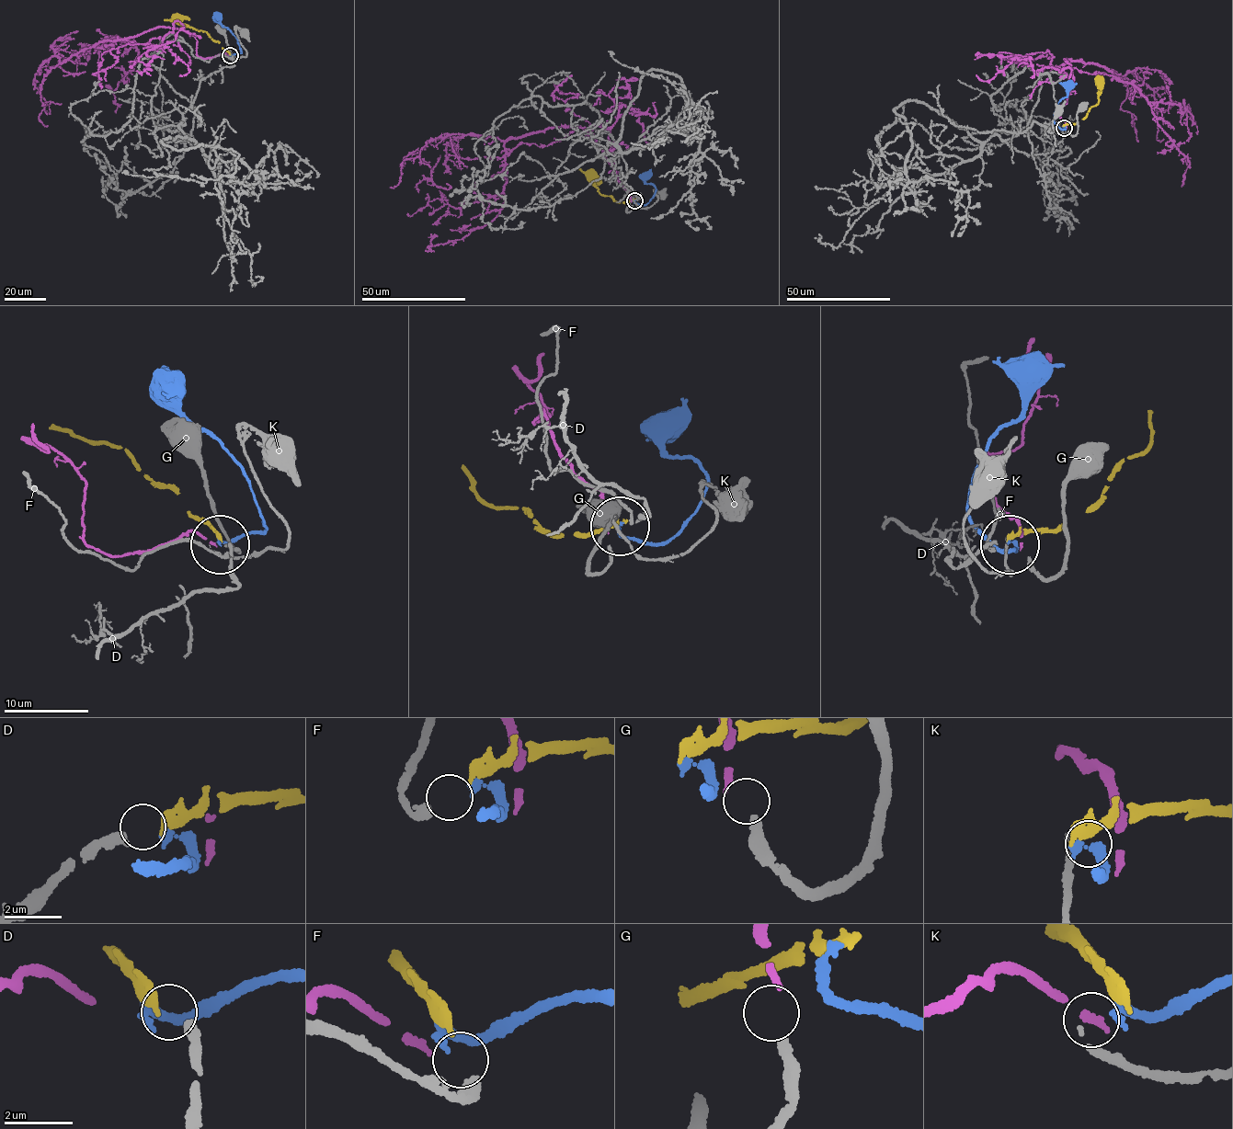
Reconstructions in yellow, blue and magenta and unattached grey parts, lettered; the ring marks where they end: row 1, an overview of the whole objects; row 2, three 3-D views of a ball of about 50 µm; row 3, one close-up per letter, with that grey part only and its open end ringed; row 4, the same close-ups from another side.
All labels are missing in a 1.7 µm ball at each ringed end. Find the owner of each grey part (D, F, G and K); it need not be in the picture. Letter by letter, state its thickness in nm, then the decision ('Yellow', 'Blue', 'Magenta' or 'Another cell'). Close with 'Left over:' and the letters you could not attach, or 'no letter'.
D: Thickness 360 nm. Yellow
F: Thickness 320 nm. Blue
G: Thickness 320 nm. Another cell
K: Thickness 170 nm. Another cell
Left over: G, K

